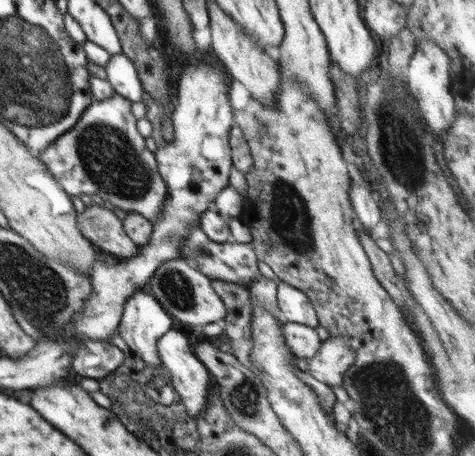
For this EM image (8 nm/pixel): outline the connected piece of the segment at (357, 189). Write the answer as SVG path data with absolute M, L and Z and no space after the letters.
M351 180L349 197L355 210L356 221L360 222L371 236L374 227L383 220L379 204L373 195L371 184L363 180Z

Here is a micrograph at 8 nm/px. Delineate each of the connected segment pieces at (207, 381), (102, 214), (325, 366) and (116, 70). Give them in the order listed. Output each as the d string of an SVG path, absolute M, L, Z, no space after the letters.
M171 329L157 342L157 347L163 360L163 366L170 372L170 382L172 382L173 390L182 398L182 404L186 406L186 410L191 417L199 416L203 410L207 410L209 406L208 391L211 389L213 376L206 369L206 366L194 354L190 347L193 339L190 339L183 332Z
M98 200L77 214L77 225L94 246L118 257L134 258L140 247L126 234L123 220Z
M330 336L321 343L319 351L308 360L309 373L330 386L343 385L345 372L354 364L355 352L343 336Z
M122 52L111 55L110 61L104 67L107 81L120 96L130 102L140 102L145 99L146 92L142 86L134 63Z

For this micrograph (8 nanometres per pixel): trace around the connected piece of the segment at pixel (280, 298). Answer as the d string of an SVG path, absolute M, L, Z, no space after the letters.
M281 282L277 290L277 303L284 321L304 324L314 329L319 326L316 309L298 288Z

